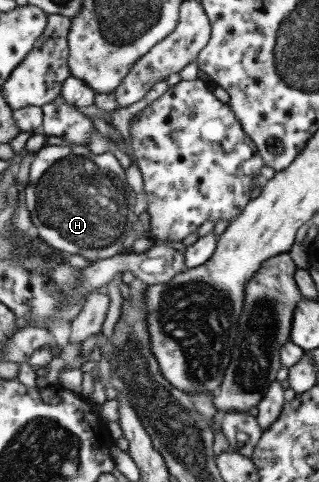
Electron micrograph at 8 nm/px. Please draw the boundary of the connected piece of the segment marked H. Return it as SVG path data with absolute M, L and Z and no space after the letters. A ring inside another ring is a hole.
M69 144L69 146L44 146L34 153L30 167L30 178L25 185L26 206L32 215L37 237L44 239L55 250L65 254L81 255L93 263L122 255L125 251L122 240L131 228L135 218L133 213L134 192L125 179L124 169L117 162L119 159L111 152L93 153L87 146Z

